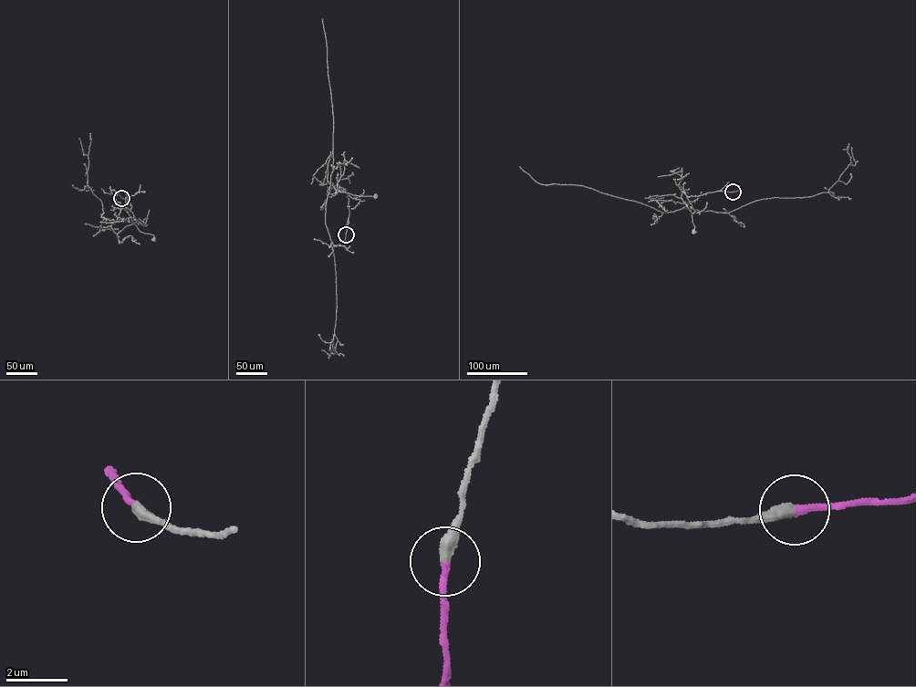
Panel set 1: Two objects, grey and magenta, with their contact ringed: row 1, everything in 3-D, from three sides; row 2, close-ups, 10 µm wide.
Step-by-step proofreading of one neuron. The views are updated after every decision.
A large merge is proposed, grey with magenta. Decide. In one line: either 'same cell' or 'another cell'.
same cell

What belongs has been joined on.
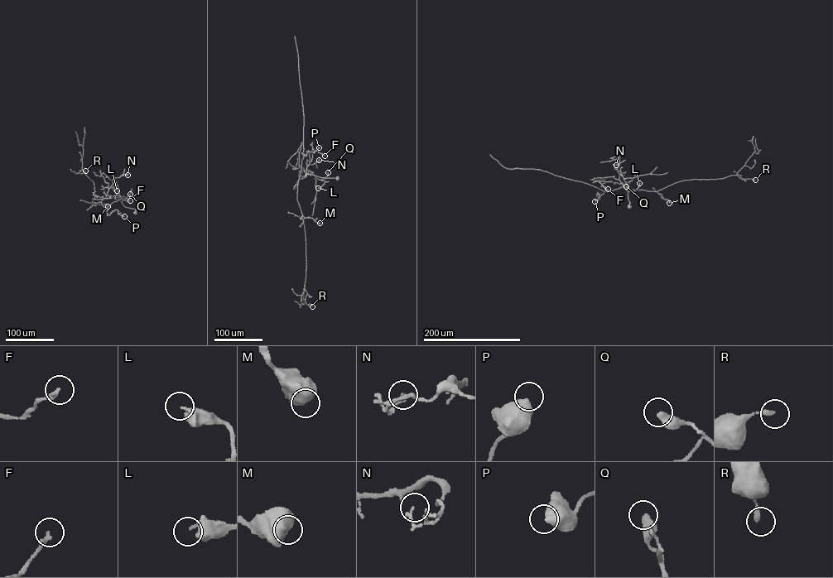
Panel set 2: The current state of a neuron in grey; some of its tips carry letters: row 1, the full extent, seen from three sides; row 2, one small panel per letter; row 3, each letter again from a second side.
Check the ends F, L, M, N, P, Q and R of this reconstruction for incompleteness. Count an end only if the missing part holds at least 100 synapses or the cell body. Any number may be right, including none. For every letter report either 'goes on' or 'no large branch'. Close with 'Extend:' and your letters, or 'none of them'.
F: no large branch
L: no large branch
M: no large branch
N: no large branch
P: no large branch
Q: no large branch
R: no large branch
Extend: none of them

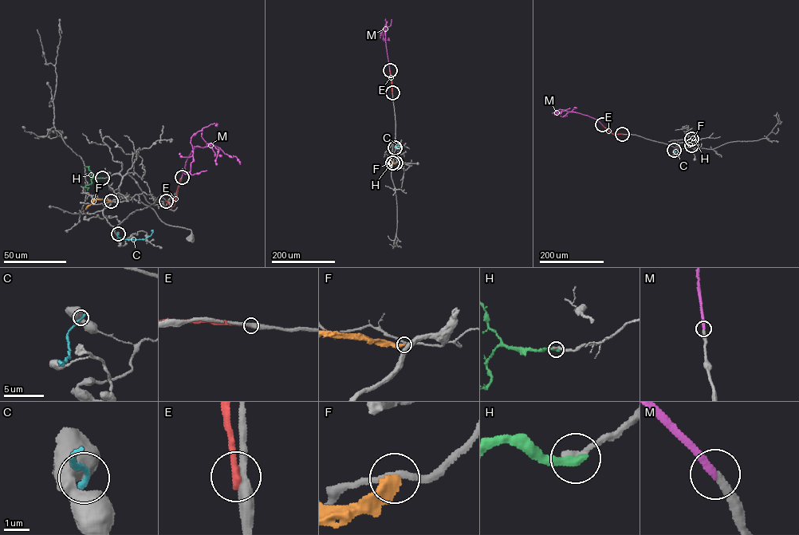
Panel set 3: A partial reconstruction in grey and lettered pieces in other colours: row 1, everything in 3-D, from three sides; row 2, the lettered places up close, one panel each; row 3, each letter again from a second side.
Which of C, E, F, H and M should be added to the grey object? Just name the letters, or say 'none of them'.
M

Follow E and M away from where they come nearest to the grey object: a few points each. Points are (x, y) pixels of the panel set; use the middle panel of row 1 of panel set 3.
E: (392, 92), (389, 70)
M: (389, 70), (385, 30), (391, 25), (391, 19)

